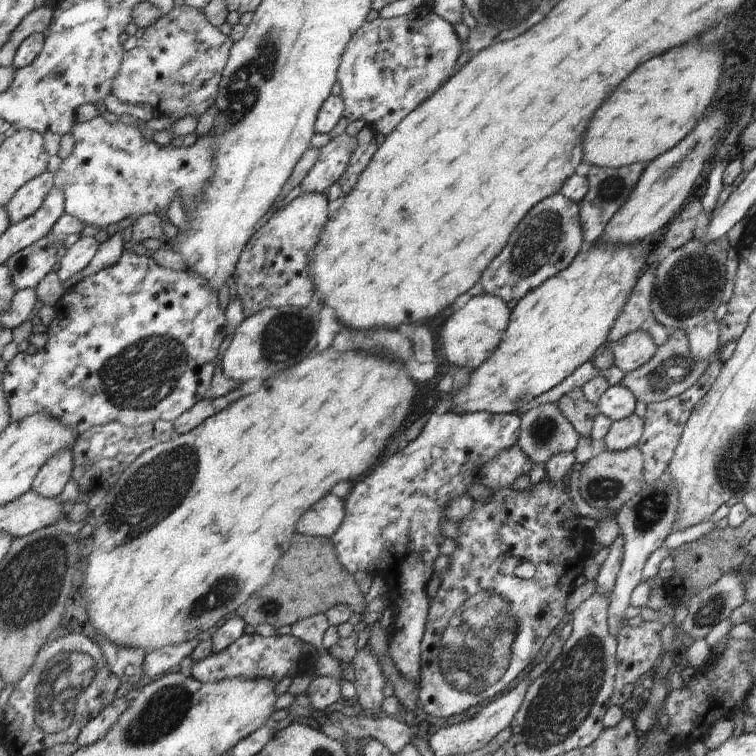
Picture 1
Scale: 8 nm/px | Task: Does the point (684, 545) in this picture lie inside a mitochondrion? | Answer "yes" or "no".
no

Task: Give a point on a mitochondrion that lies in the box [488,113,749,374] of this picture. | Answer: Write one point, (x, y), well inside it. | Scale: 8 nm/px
(690, 286)

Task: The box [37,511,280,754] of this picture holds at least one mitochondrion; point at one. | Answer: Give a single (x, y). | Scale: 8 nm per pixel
(161, 714)

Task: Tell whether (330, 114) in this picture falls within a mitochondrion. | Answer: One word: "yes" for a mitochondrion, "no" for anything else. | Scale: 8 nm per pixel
no

